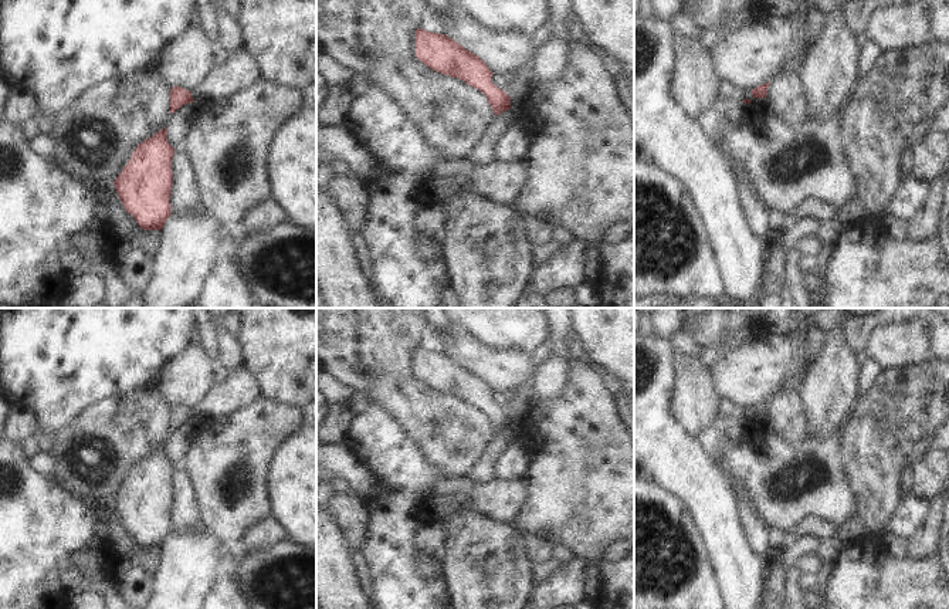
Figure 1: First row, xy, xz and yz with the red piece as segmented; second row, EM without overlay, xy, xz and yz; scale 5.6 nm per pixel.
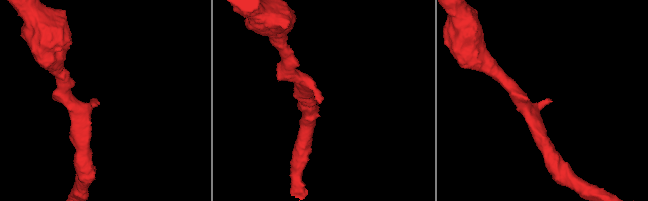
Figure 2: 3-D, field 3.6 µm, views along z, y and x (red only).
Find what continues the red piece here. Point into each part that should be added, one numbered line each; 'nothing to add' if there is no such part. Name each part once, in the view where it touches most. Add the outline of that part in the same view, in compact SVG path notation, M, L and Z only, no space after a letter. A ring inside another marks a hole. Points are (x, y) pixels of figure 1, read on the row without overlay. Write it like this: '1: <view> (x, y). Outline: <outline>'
nothing to add

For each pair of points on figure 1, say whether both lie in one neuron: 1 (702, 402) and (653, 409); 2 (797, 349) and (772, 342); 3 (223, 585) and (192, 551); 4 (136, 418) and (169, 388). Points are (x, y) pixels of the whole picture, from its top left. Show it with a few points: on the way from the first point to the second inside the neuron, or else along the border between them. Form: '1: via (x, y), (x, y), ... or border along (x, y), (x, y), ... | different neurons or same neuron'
1: border along (674, 372), (674, 418), (690, 436) | different neurons
2: via (792, 349), (778, 348) | same neuron
3: border along (224, 569), (206, 594) | different neurons
4: border along (152, 388), (172, 405) | different neurons

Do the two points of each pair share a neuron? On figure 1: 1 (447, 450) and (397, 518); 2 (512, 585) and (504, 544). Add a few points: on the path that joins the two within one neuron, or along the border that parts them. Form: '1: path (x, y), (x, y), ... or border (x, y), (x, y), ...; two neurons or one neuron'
1: border (416, 439), (426, 456), (439, 464), (448, 479); two neurons
2: path (504, 575), (504, 554); one neuron

